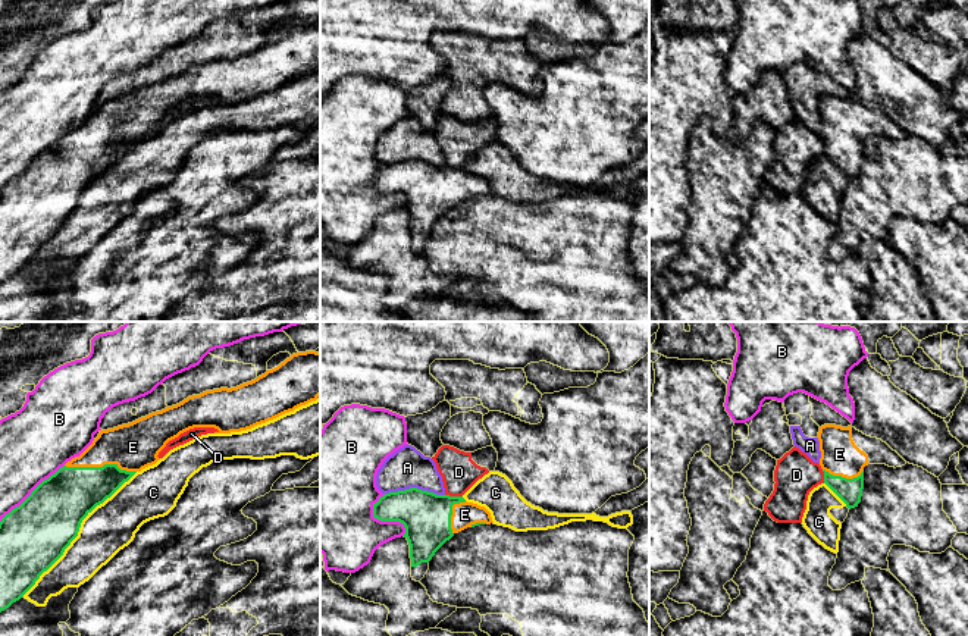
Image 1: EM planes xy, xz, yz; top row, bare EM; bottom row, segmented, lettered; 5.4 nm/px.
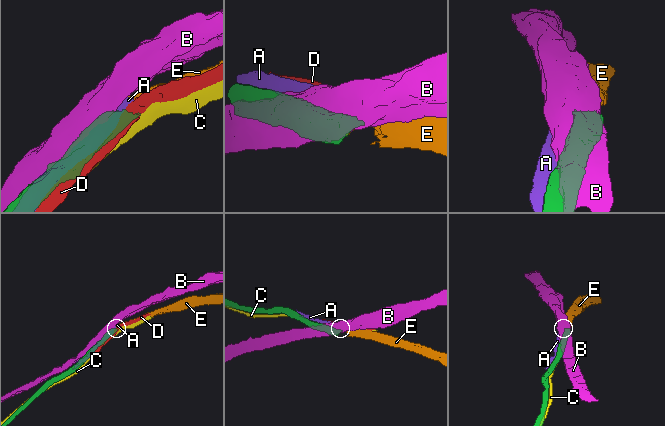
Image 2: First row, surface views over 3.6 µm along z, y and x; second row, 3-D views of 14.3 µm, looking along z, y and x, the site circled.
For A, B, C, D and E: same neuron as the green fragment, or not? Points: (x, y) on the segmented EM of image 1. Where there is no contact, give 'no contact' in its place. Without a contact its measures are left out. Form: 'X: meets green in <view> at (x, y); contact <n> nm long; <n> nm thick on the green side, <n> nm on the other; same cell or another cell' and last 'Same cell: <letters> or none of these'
A: meets green in xz at (414, 488); contact 320 nm long; 260 nm thick on the green side, 220 nm on the other; another cell
B: meets green in xy at (31, 492); contact 480 nm long; 360 nm thick on the green side, 360 nm on the other; another cell
C: meets green in xy at (78, 530); contact 950 nm long; 360 nm thick on the green side, 280 nm on the other; another cell
D: meets green in xz at (454, 497); contact 100 nm long; 260 nm thick on the green side, 200 nm on the other; another cell
E: meets green in xy at (100, 467); contact 400 nm long; 300 nm thick on the green side, 260 nm on the other; same cell
Same cell: E

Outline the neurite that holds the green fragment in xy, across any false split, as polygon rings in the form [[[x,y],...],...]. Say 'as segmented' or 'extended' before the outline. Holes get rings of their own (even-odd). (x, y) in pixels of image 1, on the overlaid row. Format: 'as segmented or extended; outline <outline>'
extended; outline [[[306,351],[292,354],[278,367],[267,370],[257,379],[236,388],[220,388],[192,395],[182,402],[151,413],[132,423],[100,430],[93,444],[79,455],[68,461],[48,479],[43,480],[31,495],[0,521],[0,612],[19,601],[47,571],[78,536],[82,520],[107,498],[110,498],[137,471],[156,464],[159,452],[166,444],[194,427],[214,427],[214,433],[231,433],[251,429],[285,413],[316,401],[320,395],[320,353]]]

